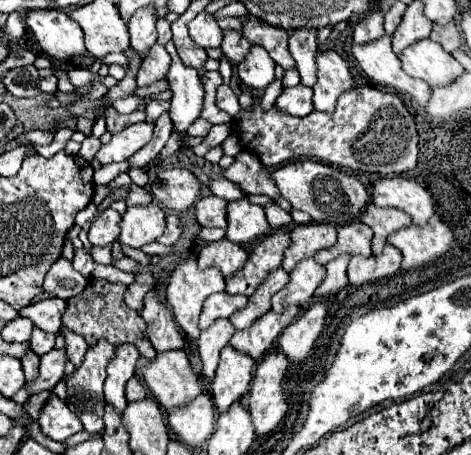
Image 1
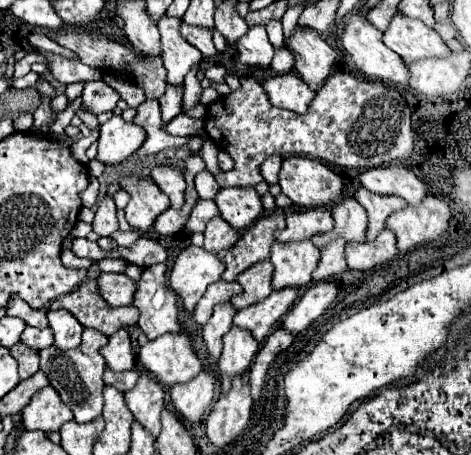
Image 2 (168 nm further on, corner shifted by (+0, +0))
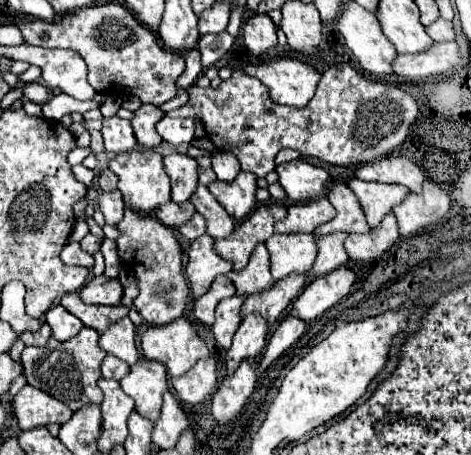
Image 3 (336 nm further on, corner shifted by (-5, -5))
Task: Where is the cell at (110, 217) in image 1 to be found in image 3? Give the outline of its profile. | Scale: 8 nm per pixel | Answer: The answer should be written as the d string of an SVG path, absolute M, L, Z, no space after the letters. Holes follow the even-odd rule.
M113 189L109 193L101 193L99 195L99 209L103 211L105 221L109 225L117 225L121 221L121 217L123 217L123 209L125 209L121 191L119 189Z

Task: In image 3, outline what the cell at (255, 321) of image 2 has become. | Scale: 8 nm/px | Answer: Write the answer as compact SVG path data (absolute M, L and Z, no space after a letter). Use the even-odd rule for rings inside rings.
M285 277L281 281L275 281L273 287L261 291L261 293L253 293L243 301L241 313L249 315L249 313L261 313L269 325L275 325L277 319L281 317L281 313L287 309L287 305L303 291L307 283L307 277Z

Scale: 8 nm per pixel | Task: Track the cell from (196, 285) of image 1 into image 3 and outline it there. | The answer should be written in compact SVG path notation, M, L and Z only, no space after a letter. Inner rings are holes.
M201 235L189 247L189 263L185 267L185 277L189 281L193 297L205 293L217 275L233 269L229 261L215 253L213 245L215 245L213 237Z

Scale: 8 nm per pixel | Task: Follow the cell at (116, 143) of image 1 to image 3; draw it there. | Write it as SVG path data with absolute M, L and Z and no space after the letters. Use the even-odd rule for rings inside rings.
M117 115L111 119L103 119L101 135L105 141L105 149L109 153L123 153L123 151L131 151L137 147L131 123Z

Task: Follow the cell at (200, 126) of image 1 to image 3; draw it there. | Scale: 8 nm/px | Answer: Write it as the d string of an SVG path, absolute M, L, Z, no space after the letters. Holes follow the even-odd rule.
M163 117L157 123L157 133L163 137L163 141L179 145L179 143L189 143L193 139L195 131L195 121L191 119L173 119L173 117Z

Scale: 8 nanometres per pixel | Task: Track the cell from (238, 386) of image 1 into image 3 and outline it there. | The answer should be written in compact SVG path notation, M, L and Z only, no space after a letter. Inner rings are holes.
M259 313L245 315L233 337L233 345L229 347L225 357L227 373L233 373L243 359L259 355L267 343L267 333L269 333L269 325L265 317L261 317Z

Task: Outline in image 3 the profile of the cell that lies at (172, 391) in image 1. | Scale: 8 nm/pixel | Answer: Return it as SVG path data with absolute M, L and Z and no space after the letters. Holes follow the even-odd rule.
M179 317L163 327L149 325L141 337L141 349L147 359L163 363L171 377L187 373L209 353L205 341L185 317Z

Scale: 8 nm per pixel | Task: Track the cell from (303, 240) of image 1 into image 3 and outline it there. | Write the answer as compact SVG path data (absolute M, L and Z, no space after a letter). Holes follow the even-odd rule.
M325 197L307 203L293 203L287 207L287 217L277 221L275 233L313 233L317 225L331 221L333 217L335 209Z

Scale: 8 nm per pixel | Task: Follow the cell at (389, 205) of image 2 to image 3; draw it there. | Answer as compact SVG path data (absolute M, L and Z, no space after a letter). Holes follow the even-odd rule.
M351 179L347 185L357 195L369 227L377 227L383 215L389 213L395 203L401 203L409 193L405 185L385 185L379 181Z

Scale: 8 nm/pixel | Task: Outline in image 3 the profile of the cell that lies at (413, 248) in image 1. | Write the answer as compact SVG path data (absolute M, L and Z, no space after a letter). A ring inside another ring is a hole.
M425 179L421 193L409 193L401 205L393 207L403 237L425 231L451 209L449 195L433 181Z

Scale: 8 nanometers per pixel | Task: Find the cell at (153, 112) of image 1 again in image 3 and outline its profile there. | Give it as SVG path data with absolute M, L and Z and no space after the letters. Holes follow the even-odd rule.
M141 105L135 111L135 117L131 119L131 125L133 125L133 133L135 133L135 139L137 139L139 147L155 149L163 141L159 137L159 133L155 131L155 125L161 117L165 117L165 113L157 105Z

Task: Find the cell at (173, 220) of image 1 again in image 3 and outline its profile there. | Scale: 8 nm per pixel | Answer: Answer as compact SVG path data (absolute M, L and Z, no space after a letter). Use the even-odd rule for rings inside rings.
M169 201L169 205L161 205L161 209L157 209L157 219L167 225L167 227L179 227L181 223L189 221L191 215L195 213L195 207L187 201L185 205L177 205L173 201Z

